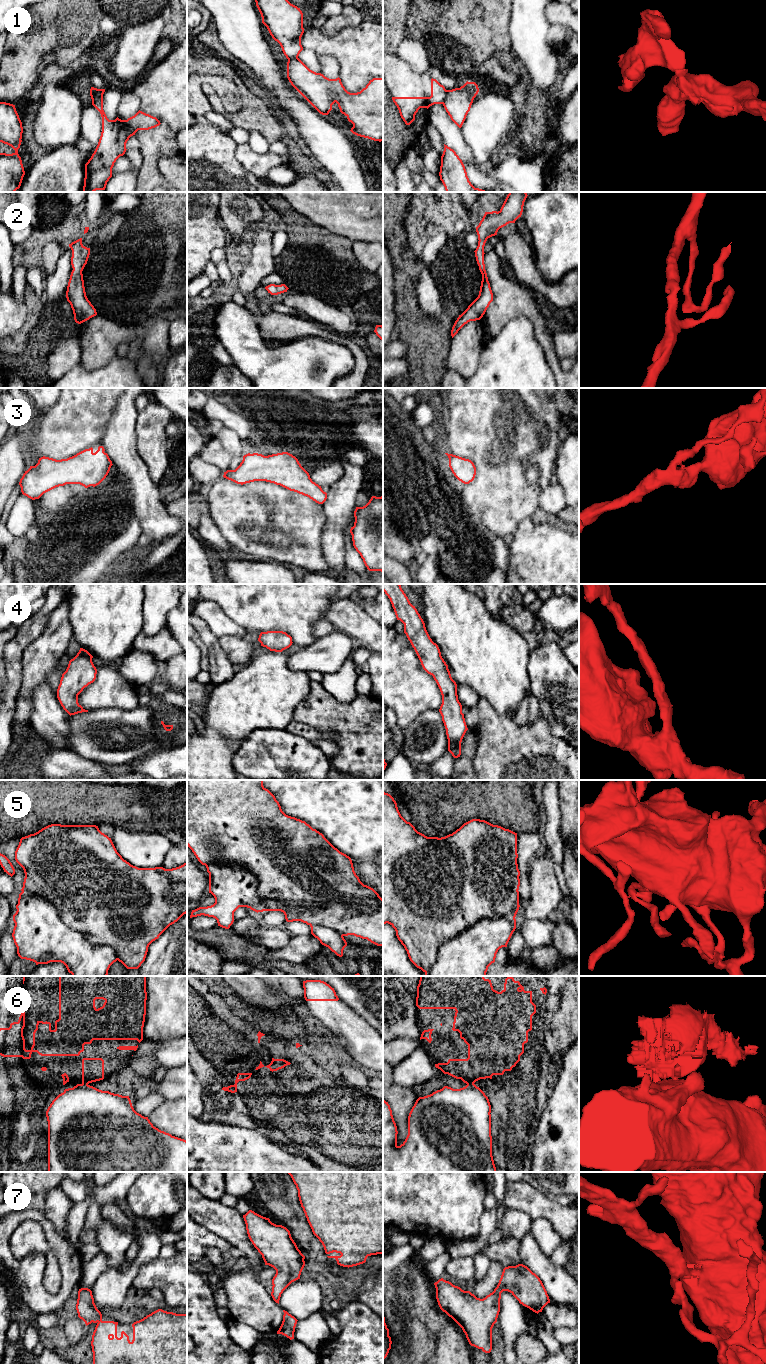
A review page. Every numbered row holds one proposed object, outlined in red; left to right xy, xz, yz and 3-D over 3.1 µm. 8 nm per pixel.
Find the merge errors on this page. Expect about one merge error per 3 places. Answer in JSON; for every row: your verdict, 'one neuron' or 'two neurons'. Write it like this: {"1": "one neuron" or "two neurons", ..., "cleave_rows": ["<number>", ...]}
{"1": "two neurons", "2": "one neuron", "3": "one neuron", "4": "one neuron", "5": "two neurons", "6": "two neurons", "7": "one neuron", "cleave_rows": ["1", "5", "6"]}

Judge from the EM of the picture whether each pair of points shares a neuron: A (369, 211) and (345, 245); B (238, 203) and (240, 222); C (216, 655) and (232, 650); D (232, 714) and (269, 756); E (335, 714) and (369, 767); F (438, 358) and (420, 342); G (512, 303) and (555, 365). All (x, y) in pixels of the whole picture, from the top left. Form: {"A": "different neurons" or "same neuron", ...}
{"A": "different neurons", "B": "same neuron", "C": "different neurons", "D": "different neurons", "E": "same neuron", "F": "same neuron", "G": "same neuron"}

